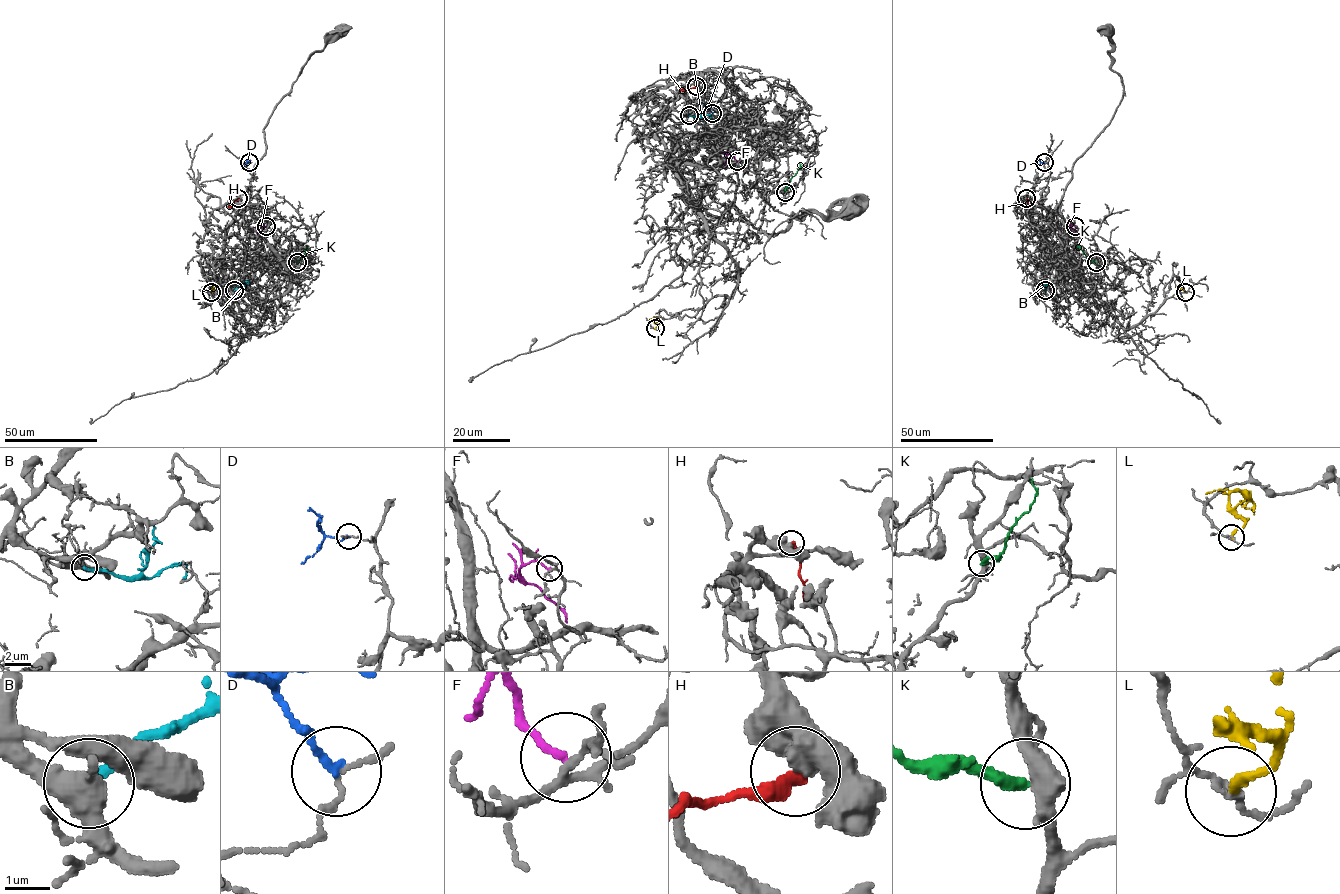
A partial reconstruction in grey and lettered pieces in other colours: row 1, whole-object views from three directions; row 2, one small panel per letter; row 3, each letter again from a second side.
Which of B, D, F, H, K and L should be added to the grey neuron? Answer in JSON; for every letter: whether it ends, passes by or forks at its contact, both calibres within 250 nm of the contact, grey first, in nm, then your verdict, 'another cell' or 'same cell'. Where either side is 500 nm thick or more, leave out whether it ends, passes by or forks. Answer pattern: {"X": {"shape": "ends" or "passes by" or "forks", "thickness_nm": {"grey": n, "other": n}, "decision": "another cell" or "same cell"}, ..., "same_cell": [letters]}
{"B": {"shape": "ends", "thickness_nm": {"grey": 360, "other": 240}, "decision": "same cell"}, "D": {"shape": "passes by", "thickness_nm": {"grey": 110, "other": 110}, "decision": "another cell"}, "F": {"shape": "ends", "thickness_nm": {"grey": 160, "other": 160}, "decision": "another cell"}, "H": {"thickness_nm": {"grey": 550, "other": 360}, "decision": "another cell"}, "K": {"shape": "ends", "thickness_nm": {"grey": 360, "other": 320}, "decision": "another cell"}, "L": {"shape": "ends", "thickness_nm": {"grey": 120, "other": 200}, "decision": "another cell"}, "same_cell": ["B"]}

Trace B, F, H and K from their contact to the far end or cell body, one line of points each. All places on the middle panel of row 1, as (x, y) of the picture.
B: (688, 115), (711, 115), (710, 118)
F: (738, 161), (730, 155), (724, 165)
H: (695, 86), (679, 90)
K: (785, 192), (800, 168), (799, 162)

